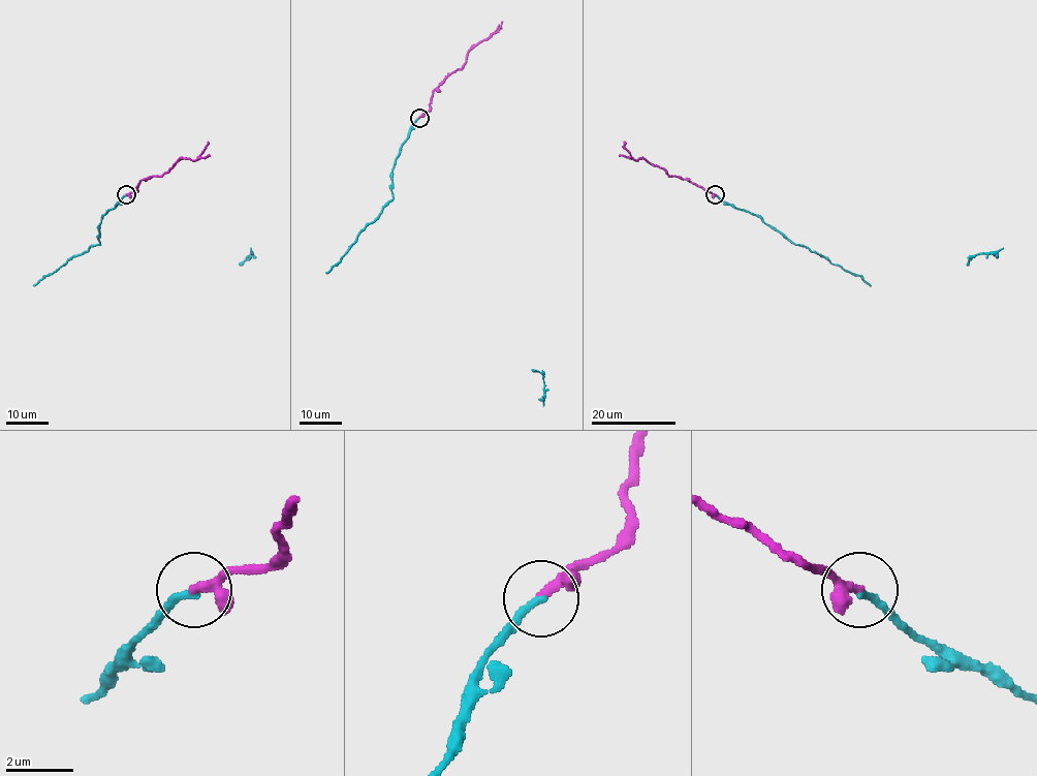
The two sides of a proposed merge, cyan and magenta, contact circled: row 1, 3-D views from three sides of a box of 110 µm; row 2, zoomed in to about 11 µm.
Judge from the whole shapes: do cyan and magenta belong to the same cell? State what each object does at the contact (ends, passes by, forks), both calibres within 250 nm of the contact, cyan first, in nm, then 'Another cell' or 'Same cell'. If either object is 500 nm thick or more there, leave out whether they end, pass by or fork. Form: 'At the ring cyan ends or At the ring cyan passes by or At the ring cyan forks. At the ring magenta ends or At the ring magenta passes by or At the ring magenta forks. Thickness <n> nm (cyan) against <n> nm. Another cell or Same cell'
At the ring cyan ends. At the ring magenta passes by. Thickness 240 nm (cyan) against 220 nm. Same cell

